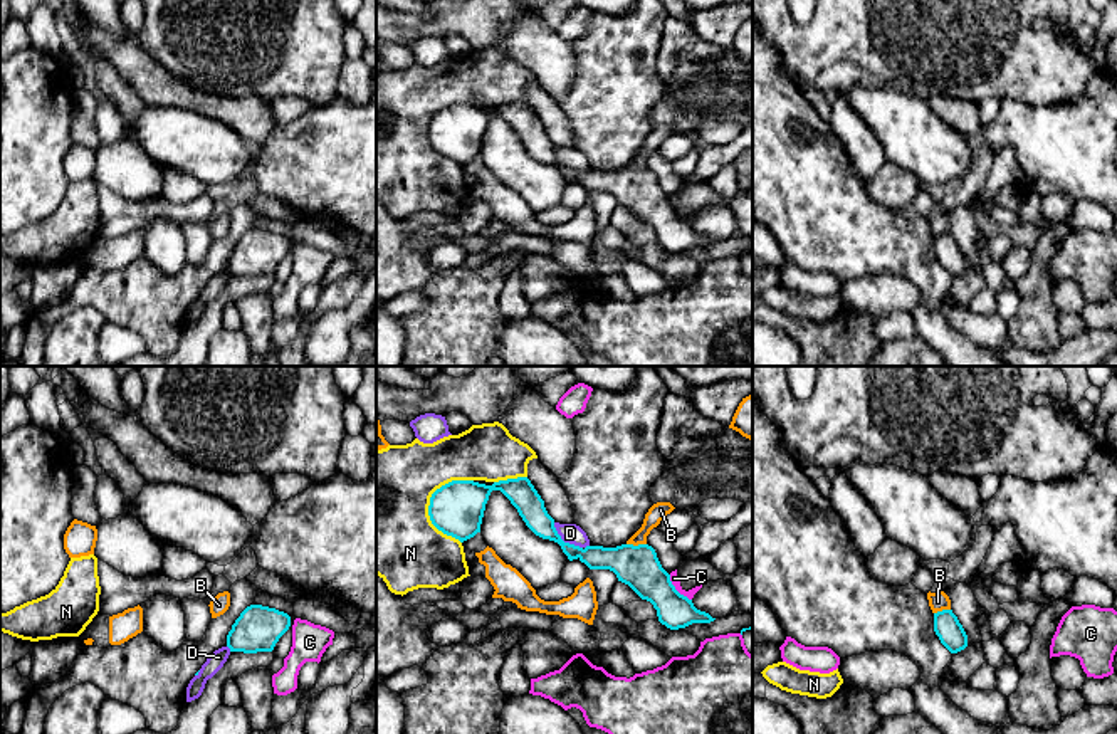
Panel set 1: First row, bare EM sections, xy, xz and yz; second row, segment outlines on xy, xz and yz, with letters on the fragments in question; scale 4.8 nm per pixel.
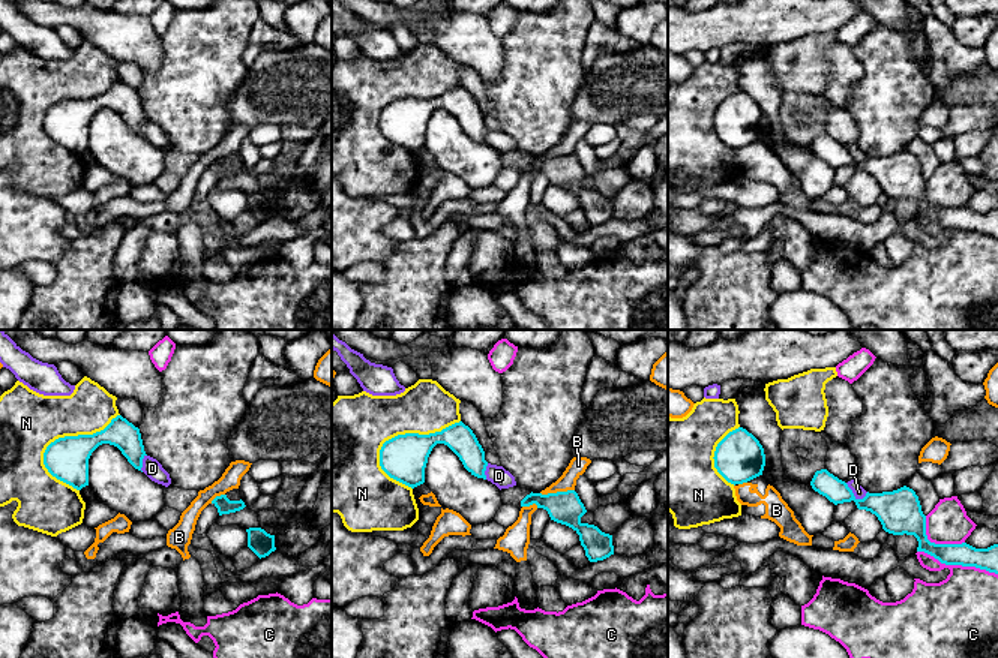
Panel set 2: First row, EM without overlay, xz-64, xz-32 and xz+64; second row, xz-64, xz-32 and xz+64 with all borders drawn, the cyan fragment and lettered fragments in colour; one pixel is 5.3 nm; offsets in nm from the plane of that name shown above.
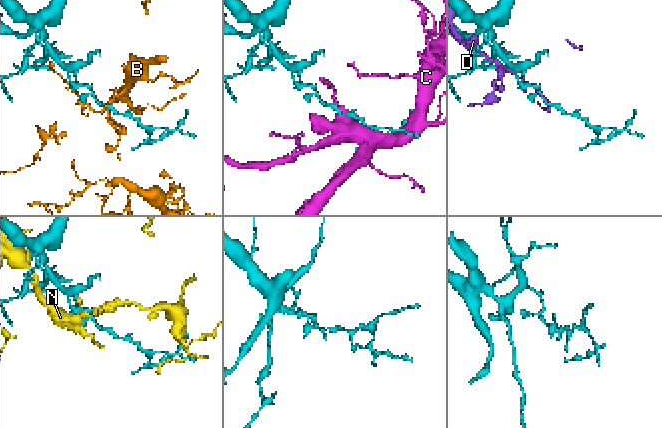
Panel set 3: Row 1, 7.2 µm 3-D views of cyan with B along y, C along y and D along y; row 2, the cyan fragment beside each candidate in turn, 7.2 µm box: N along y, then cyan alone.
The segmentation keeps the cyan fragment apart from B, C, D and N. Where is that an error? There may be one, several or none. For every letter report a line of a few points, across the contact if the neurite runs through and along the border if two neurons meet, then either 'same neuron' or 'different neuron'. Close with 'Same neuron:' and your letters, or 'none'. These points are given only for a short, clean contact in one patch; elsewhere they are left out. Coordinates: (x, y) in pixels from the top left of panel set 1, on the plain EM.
B: different neuron
C: different neuron
D: different neuron
N: different neuron
Same neuron: none

